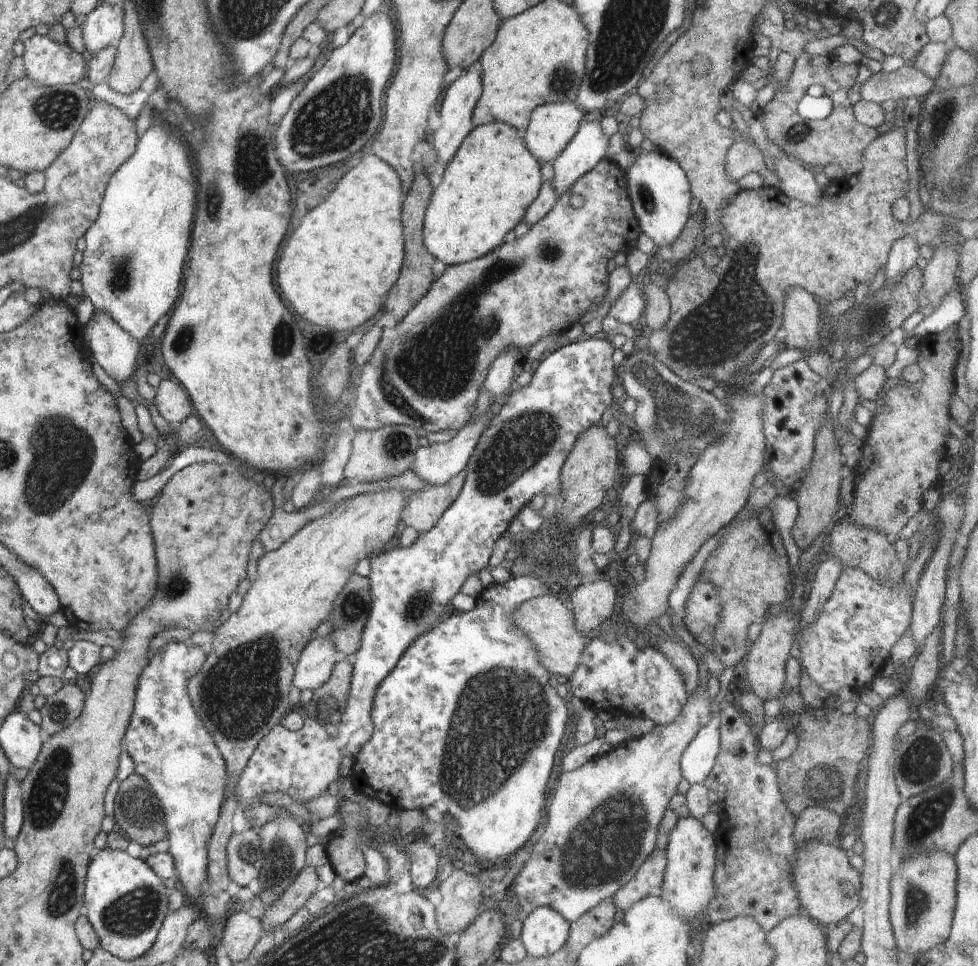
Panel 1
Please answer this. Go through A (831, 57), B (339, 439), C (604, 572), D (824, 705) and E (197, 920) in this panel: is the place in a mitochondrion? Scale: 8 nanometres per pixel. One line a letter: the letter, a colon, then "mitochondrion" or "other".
A: other
B: other
C: other
D: other
E: other

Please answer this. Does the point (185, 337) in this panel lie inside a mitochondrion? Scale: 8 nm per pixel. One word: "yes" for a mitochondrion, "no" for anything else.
yes

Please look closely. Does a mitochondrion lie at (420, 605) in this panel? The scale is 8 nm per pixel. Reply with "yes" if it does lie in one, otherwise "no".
yes

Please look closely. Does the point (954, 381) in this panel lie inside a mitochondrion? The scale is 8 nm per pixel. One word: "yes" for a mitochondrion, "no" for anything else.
no

